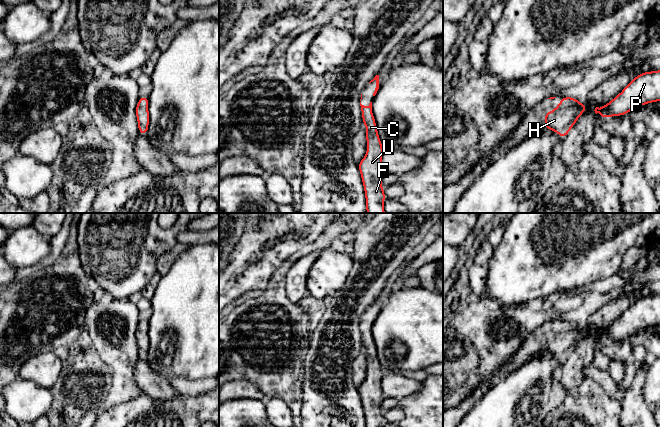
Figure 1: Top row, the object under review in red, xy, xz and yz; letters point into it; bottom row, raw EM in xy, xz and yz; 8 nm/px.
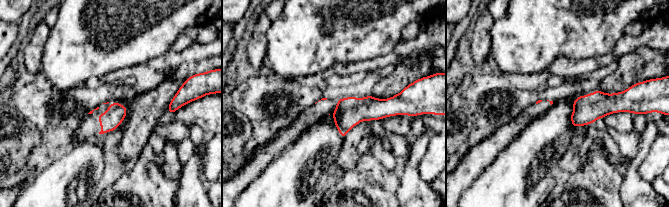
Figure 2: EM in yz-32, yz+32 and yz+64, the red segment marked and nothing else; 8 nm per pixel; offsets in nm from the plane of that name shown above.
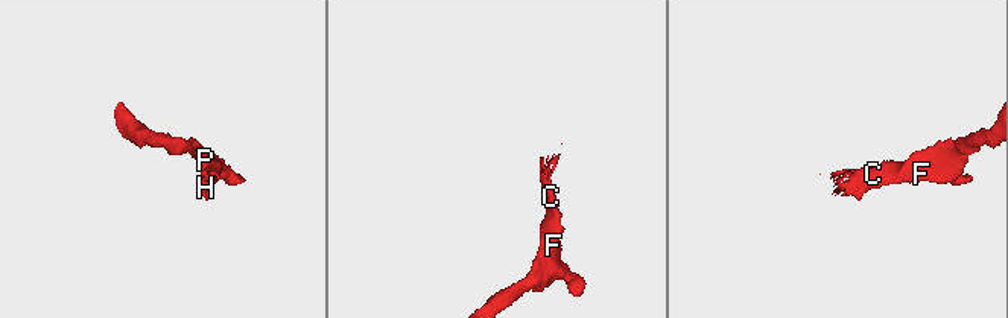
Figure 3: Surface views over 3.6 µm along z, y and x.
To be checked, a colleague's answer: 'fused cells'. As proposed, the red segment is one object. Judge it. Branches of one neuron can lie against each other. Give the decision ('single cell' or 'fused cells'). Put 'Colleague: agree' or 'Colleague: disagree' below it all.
single cell
Colleague: disagree

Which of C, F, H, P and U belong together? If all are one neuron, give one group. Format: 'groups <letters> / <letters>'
groups C F H P U

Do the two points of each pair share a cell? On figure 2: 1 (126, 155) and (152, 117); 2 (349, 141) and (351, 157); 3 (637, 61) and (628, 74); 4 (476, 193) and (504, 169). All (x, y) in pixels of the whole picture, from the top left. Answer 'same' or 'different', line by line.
1: same
2: same
3: same
4: same

